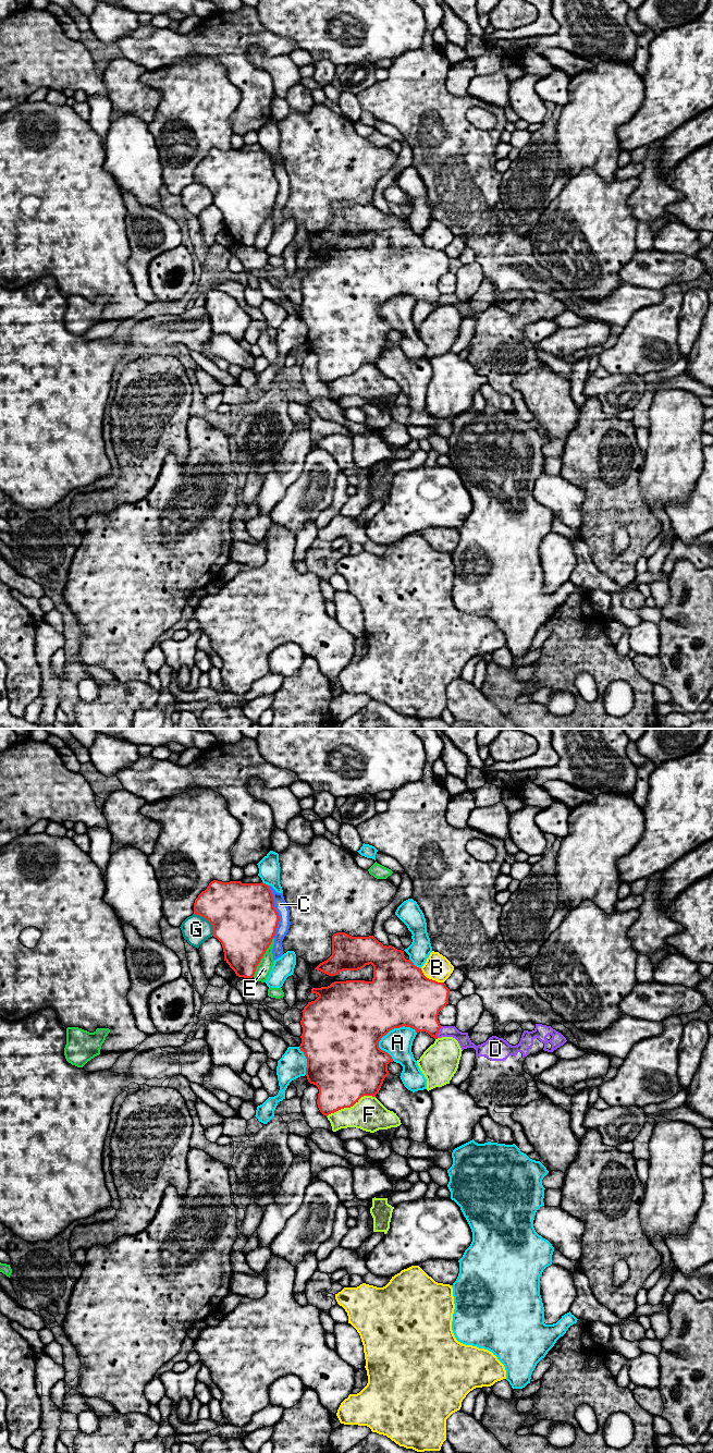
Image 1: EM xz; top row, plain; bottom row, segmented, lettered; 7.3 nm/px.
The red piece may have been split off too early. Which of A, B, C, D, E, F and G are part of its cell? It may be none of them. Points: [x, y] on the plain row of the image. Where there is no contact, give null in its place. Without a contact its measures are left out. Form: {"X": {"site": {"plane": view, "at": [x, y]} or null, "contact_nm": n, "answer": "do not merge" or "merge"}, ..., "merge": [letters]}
{"A": {"site": {"plane": "xz", "at": [394, 295]}, "contact_nm": 320, "answer": "do not merge"}, "B": {"site": {"plane": "xz", "at": [431, 247]}, "contact_nm": 200, "answer": "do not merge"}, "C": {"site": {"plane": "xz", "at": [277, 180]}, "contact_nm": 380, "answer": "do not merge"}, "D": {"site": {"plane": "xz", "at": [438, 300]}, "contact_nm": 90, "answer": "do not merge"}, "E": {"site": {"plane": "xz", "at": [262, 223]}, "contact_nm": 340, "answer": "do not merge"}, "F": {"site": {"plane": "xz", "at": [351, 374]}, "contact_nm": 400, "answer": "do not merge"}, "G": {"site": {"plane": "xz", "at": [208, 187]}, "contact_nm": 220, "answer": "do not merge"}, "merge": []}

